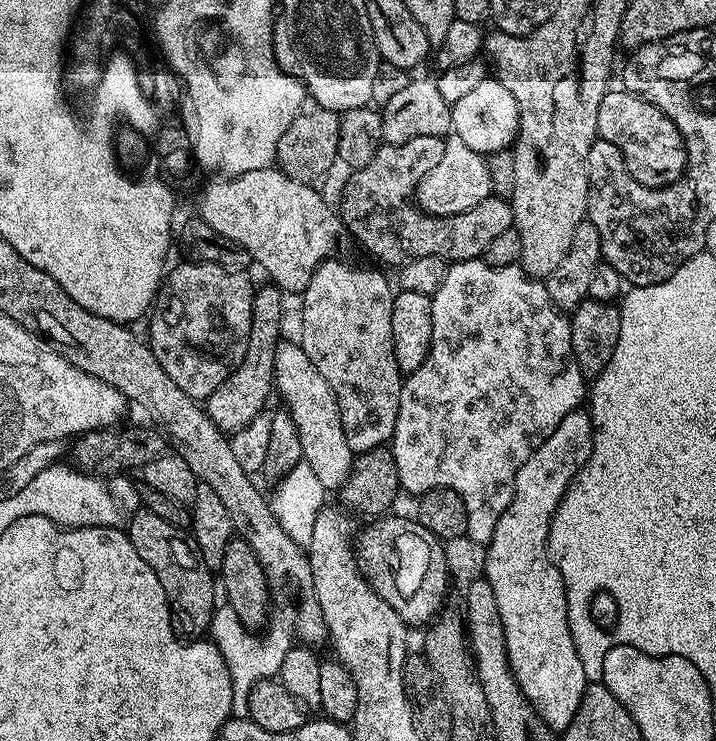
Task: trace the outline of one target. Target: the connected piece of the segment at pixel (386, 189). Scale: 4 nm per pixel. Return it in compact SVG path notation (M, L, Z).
M445 137L410 138L410 142L384 144L374 154L370 166L351 173L338 203L343 227L381 265L401 266L408 260L427 255L440 256L447 262L483 257L493 238L513 227L512 206L505 197L487 196L478 206L453 216L432 216L416 207L414 189L442 158Z

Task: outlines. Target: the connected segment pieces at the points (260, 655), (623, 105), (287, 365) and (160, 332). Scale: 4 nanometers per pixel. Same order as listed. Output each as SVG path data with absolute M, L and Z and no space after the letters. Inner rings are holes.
M226 602L221 603L212 613L210 639L218 646L222 658L230 670L230 682L234 688L233 717L247 717L248 695L252 687L263 680L279 677L282 658L286 658L288 651L294 647L293 613L291 611L280 612L275 616L276 613L271 617L266 631L263 634L257 634L241 622L238 614L234 614L234 610ZM264 634L265 636L260 636Z
M609 90L598 106L598 136L613 144L624 159L623 171L633 181L650 188L665 188L684 175L688 166L688 151L682 134L658 106L627 90Z
M281 339L274 354L274 388L284 399L283 407L290 414L294 426L298 430L298 442L302 442L303 463L314 470L318 482L322 482L325 490L339 490L344 485L348 472L352 468L354 454L350 450L350 442L346 442L346 434L342 430L340 411L334 390L322 374L306 358L299 343L295 339Z
M187 263L178 265L173 272L171 269L165 275L150 312L152 321L148 324L146 340L154 358L158 358L162 370L174 378L174 383L197 402L204 402L210 394L214 394L214 390L218 390L218 386L222 386L222 382L226 382L228 375L240 365L246 354L246 342L250 338L252 325L254 284L240 270L223 268L217 264Z

